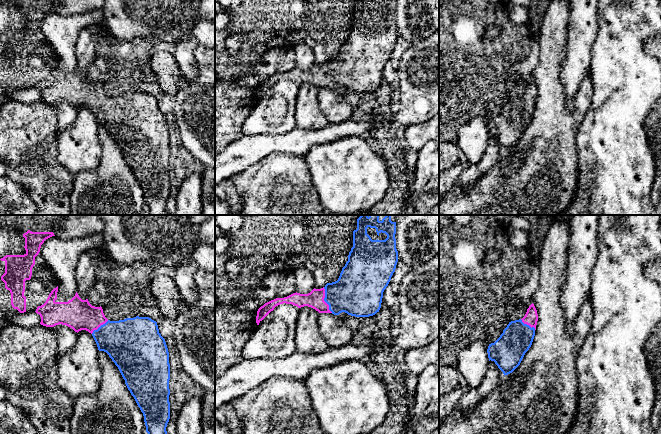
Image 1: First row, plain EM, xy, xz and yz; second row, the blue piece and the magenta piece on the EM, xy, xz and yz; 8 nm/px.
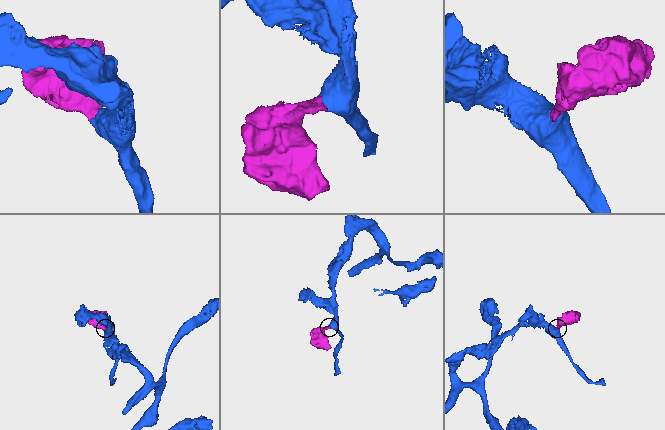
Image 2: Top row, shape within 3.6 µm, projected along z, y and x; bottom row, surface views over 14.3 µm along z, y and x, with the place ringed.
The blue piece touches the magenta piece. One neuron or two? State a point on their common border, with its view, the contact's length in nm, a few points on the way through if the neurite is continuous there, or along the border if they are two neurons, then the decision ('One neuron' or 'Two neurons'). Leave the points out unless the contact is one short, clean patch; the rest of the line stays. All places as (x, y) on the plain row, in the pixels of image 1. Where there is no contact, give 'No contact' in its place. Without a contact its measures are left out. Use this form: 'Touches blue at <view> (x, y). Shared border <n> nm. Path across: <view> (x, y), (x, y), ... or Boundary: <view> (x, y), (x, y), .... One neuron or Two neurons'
Touches blue at xz (324, 76). Shared border 220 nm. Path across: xz (354, 69), (324, 76), (315, 75). One neuron

